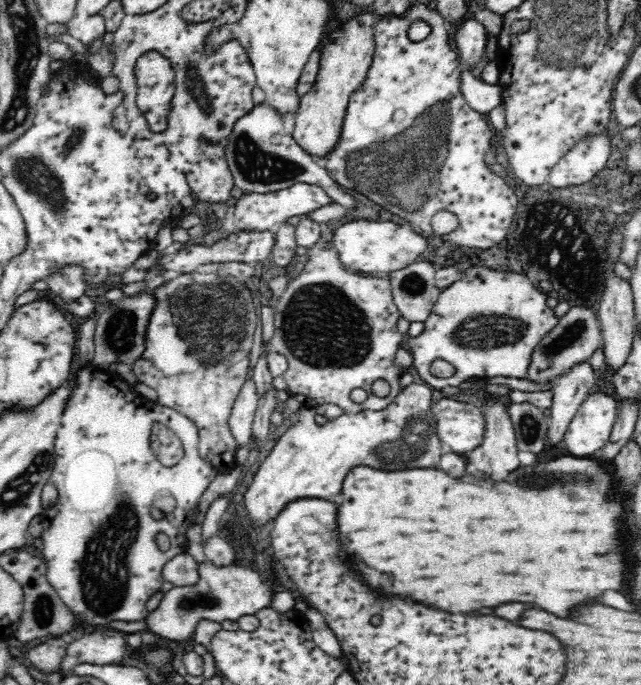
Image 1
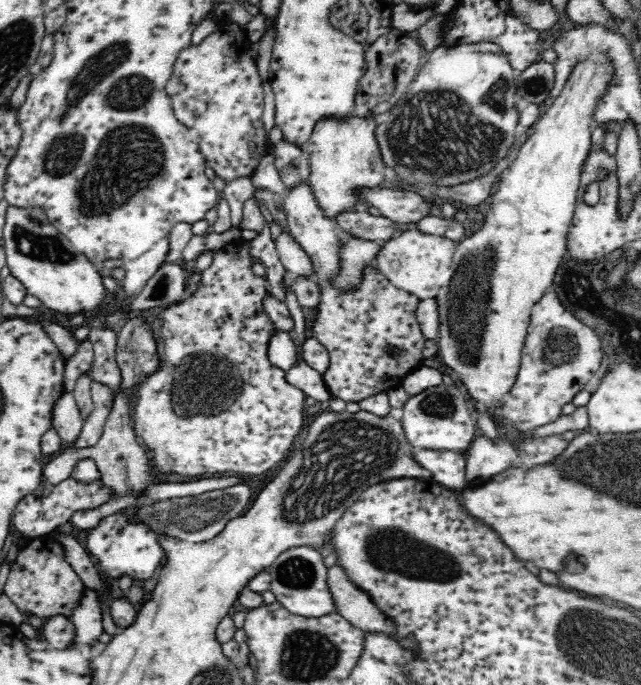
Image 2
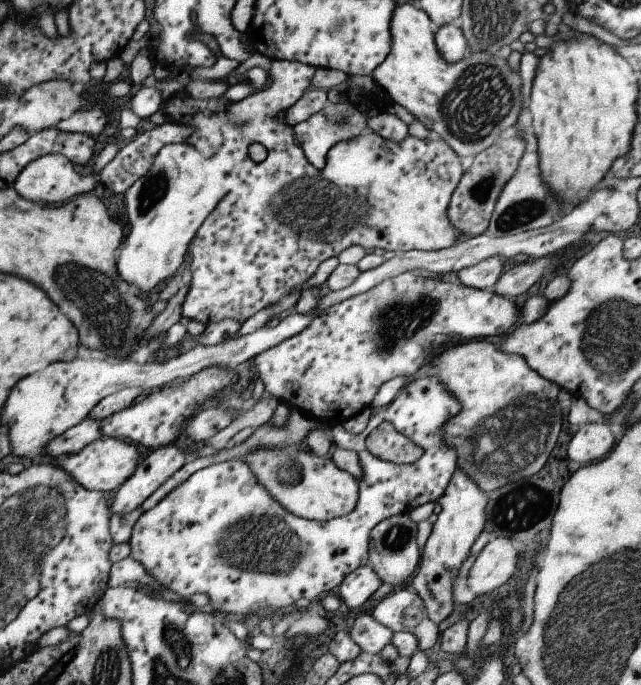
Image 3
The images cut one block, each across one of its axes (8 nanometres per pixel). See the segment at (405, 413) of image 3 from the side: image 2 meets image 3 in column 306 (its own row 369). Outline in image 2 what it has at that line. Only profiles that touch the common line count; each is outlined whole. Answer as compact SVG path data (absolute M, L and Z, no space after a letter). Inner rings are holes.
M547 291L532 306L519 373L511 397L498 410L498 416L506 418L519 434L526 434L560 418L562 406L572 402L572 398L583 390L584 384L592 380L602 366L604 353L598 338L594 330L566 310L554 292Z

